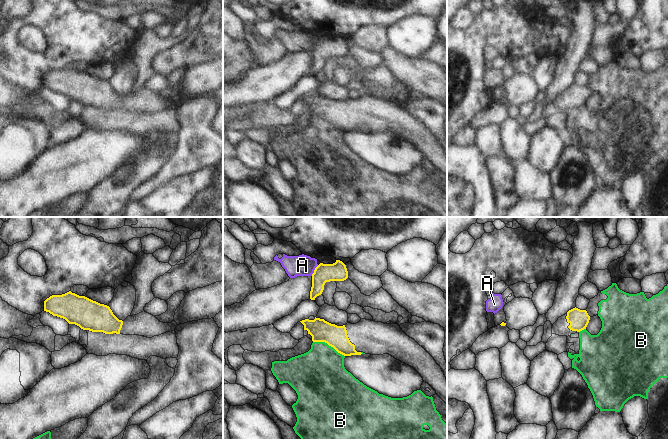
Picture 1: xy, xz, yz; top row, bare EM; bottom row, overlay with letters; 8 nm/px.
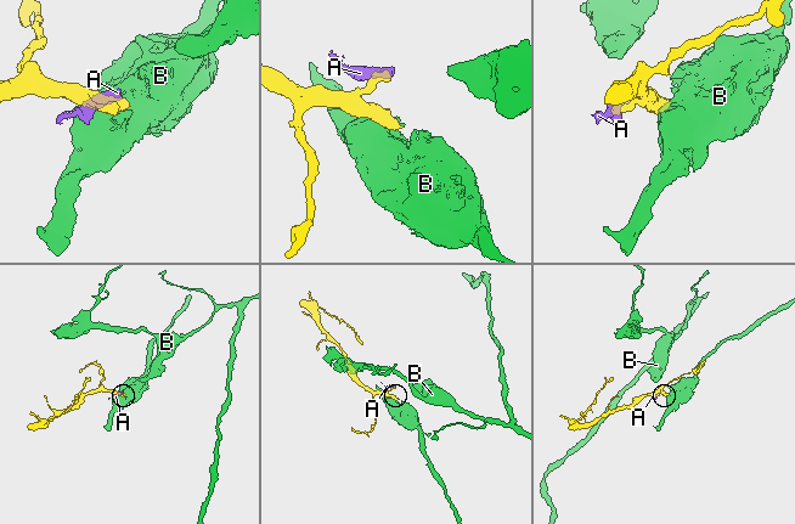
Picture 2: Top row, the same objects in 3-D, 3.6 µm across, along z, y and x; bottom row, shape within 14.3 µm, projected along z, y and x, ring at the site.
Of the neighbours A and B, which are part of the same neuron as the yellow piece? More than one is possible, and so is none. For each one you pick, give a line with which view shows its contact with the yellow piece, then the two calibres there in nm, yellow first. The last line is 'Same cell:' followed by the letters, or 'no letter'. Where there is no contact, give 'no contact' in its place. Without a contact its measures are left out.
Same cell: no letter

